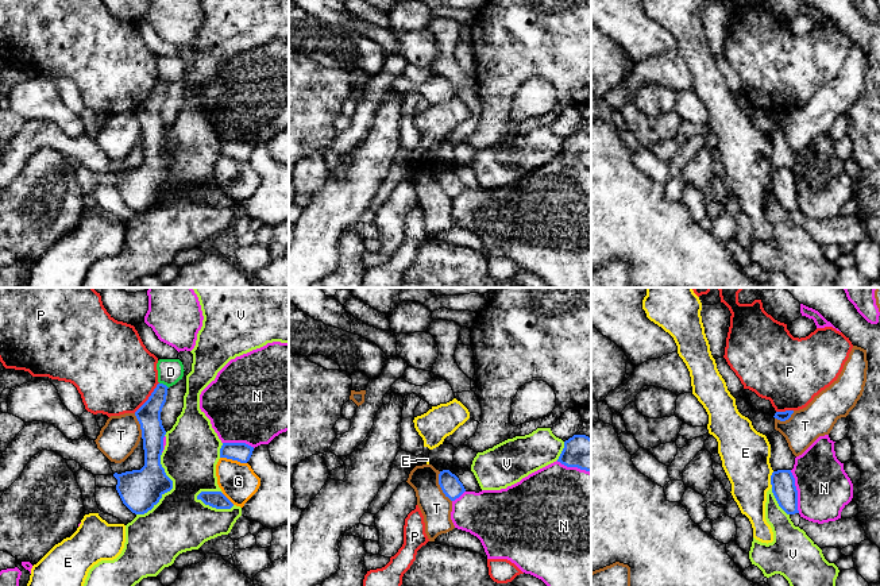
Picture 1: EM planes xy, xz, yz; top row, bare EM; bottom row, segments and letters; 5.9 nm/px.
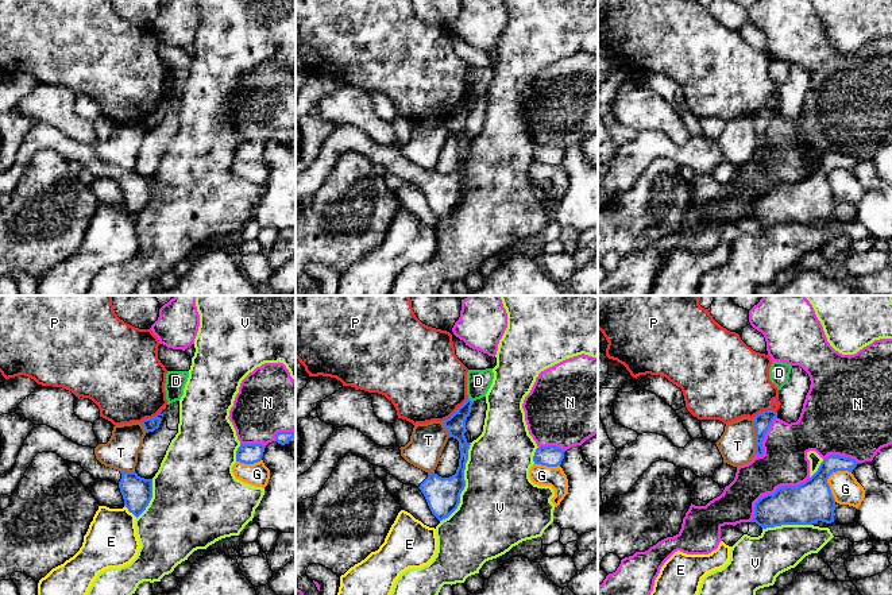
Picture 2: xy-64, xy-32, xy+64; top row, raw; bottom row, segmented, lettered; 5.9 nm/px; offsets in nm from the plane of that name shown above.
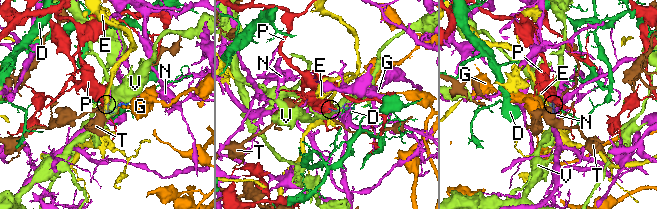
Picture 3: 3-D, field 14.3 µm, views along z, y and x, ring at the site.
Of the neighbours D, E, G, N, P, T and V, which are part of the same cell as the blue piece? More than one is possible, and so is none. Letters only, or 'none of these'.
none of these

